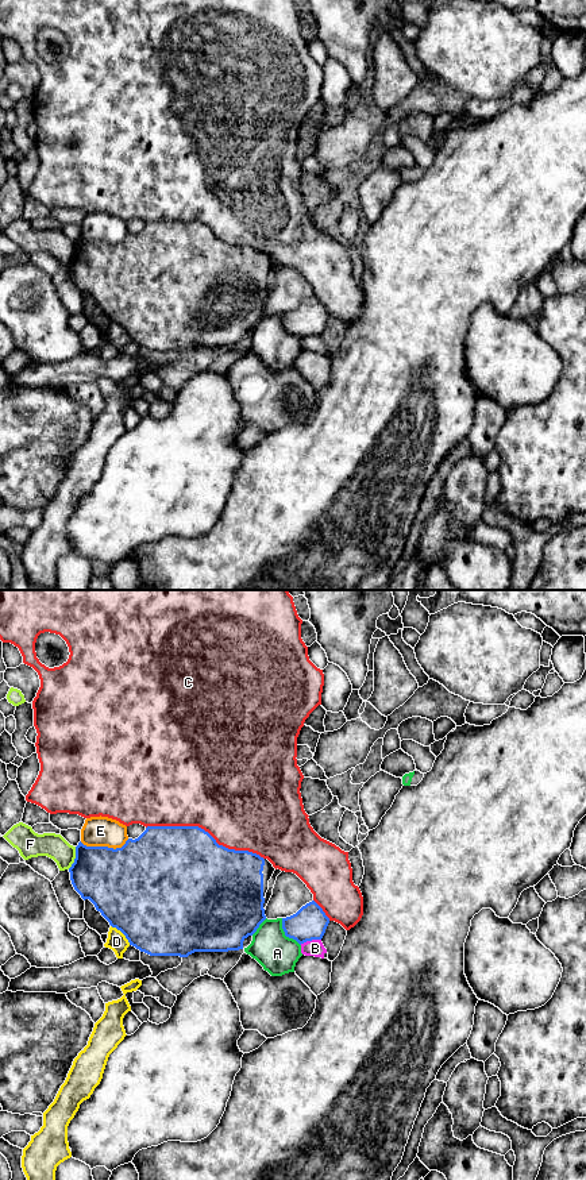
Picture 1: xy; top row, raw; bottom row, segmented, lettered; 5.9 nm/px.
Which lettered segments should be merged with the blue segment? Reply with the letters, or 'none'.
none

